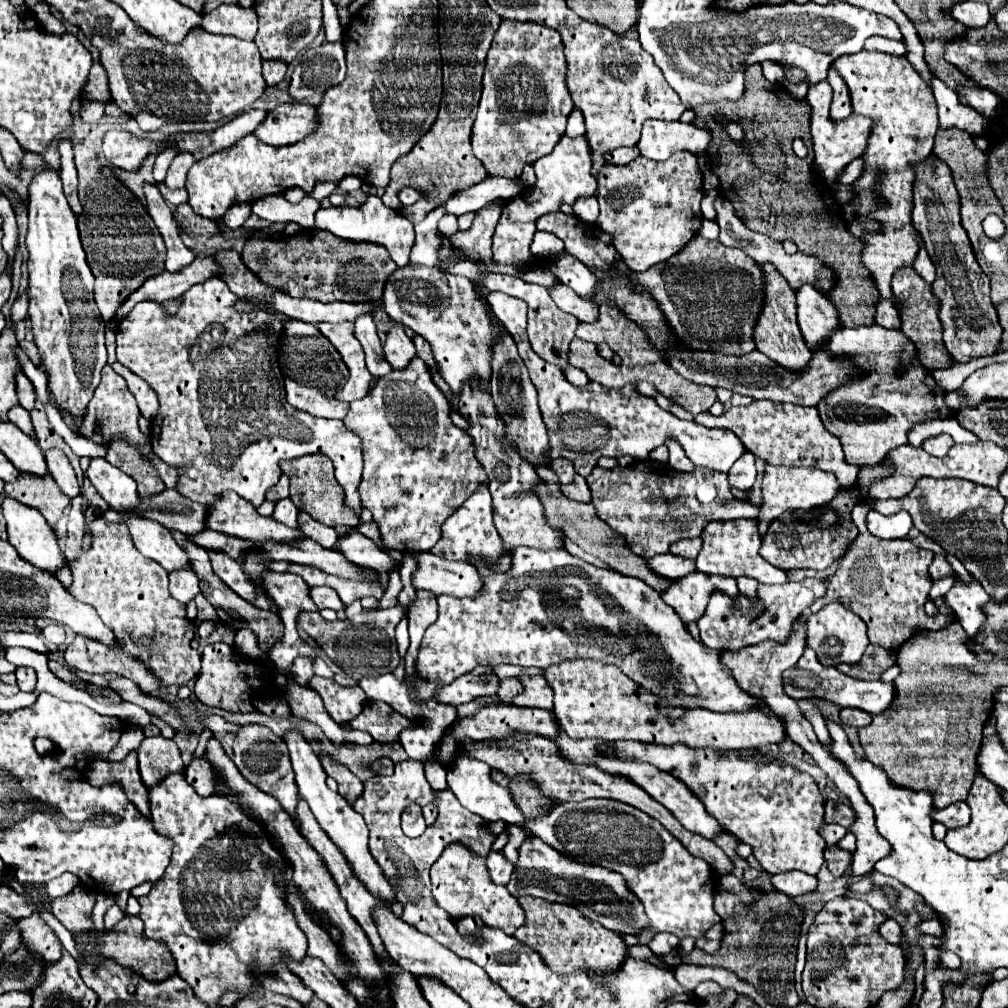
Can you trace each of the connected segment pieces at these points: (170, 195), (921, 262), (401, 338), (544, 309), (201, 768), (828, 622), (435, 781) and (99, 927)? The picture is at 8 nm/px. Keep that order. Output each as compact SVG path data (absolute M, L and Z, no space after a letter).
M161 183L159 189L161 189L161 195L163 195L167 201L171 201L171 203L175 203L175 205L187 203L187 191L169 191L169 189L165 187L165 183Z
M917 233L917 243L919 243L919 247L921 247L921 253L917 253L917 259L915 259L915 263L913 263L913 269L915 269L923 280L932 284L936 279L936 268L933 261L927 257L927 251L925 251L925 247L923 247L923 239L921 239L919 233Z
M395 325L391 329L391 333L387 335L387 341L383 345L383 353L393 369L405 369L409 365L409 361L415 357L415 345L405 335L401 325Z
M457 261L457 263L453 263L453 267L449 267L449 271L461 273L461 275L465 275L467 279L479 279L481 283L485 283L487 291L501 291L501 293L515 295L515 297L523 299L523 301L529 305L527 333L529 333L529 341L531 341L533 351L535 351L541 359L545 359L545 361L549 361L549 363L553 363L553 365L557 365L557 367L565 367L565 365L567 365L569 343L571 343L571 339L575 337L575 329L577 329L577 323L579 323L579 321L577 321L573 315L561 311L561 309L553 303L553 299L551 299L547 287L525 283L523 279L519 279L519 277L515 277L515 275L509 277L509 275L479 273L477 267L475 267L473 263L469 263L469 261Z
M193 759L187 767L187 773L185 773L187 783L193 783L193 787L199 795L211 793L211 789L213 789L211 777L213 777L213 771L211 771L207 759Z
M829 603L821 611L809 615L805 627L807 627L807 647L811 647L817 653L817 659L823 665L833 665L833 667L839 663L853 665L863 657L863 651L869 645L867 627L863 619L841 603Z
M435 759L425 761L425 775L427 775L427 781L433 787L433 791L445 791L447 789L447 781L445 781L447 771Z
M105 893L97 895L97 903L95 903L95 909L93 909L95 931L105 931L105 927L103 927L103 915L105 915L105 911L111 905L115 905L115 895L105 895Z

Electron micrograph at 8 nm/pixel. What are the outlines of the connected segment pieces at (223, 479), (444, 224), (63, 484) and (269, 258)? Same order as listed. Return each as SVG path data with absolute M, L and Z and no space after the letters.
M207 279L205 283L197 283L193 285L187 293L185 293L185 301L179 309L179 313L175 317L167 317L163 307L159 303L153 303L153 301L143 301L143 303L137 303L135 309L123 319L119 321L117 325L117 361L123 363L125 367L129 367L135 375L139 375L143 381L147 381L147 385L157 393L159 397L159 413L155 415L153 419L153 427L151 427L151 447L153 447L153 453L169 463L171 467L177 467L177 471L181 471L179 479L177 479L177 491L191 499L191 501L199 501L203 505L209 505L209 503L215 503L223 491L229 491L233 489L237 495L241 495L243 499L247 499L253 507L259 507L263 501L265 501L265 493L279 481L279 461L281 459L295 459L299 457L301 453L303 455L311 455L311 453L323 453L327 457L333 459L335 463L335 471L337 471L337 481L339 485L345 489L345 501L347 505L357 513L361 515L361 507L359 507L359 495L357 495L357 483L361 481L361 471L363 471L363 457L361 457L361 439L349 431L345 427L343 421L333 421L333 419L319 419L319 417L313 417L309 413L303 413L299 409L293 409L287 399L285 399L285 387L283 387L283 375L281 375L281 369L279 369L279 363L277 363L277 353L275 353L275 341L281 339L281 327L285 321L289 321L285 315L281 313L267 313L263 309L257 309L257 311L251 311L251 313L239 313L233 305L237 303L237 295L233 295L229 291L229 287L225 285L225 281L221 279Z
M445 215L441 221L439 221L439 231L445 233L445 235L451 235L451 233L457 233L457 217L455 215Z
M49 449L49 451L45 451L45 459L47 459L49 473L55 479L55 483L59 485L59 489L63 493L67 493L69 497L77 497L79 495L79 483L77 483L75 471L69 465L65 453L61 449Z
M307 231L279 241L249 239L241 251L241 259L261 283L271 283L271 287L281 287L283 291L287 289L291 297L307 297L321 303L379 301L387 275L395 271L395 263L389 259L385 247L373 243L349 243L333 235L317 239L307 235Z

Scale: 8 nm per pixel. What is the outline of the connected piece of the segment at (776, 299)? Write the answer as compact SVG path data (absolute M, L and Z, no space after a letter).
M761 263L759 267L765 275L765 303L763 303L761 315L757 319L757 329L753 329L753 339L755 339L757 351L765 353L769 359L777 361L779 365L783 365L787 369L803 369L803 367L807 367L813 353L805 347L805 341L797 327L795 293L789 287L789 283L783 279L783 275L777 269L773 269L773 263Z

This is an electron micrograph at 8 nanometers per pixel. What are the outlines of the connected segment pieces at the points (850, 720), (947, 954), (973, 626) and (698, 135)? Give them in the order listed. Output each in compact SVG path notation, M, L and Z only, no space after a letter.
M841 709L841 721L843 721L843 725L847 725L847 727L859 729L859 727L869 725L871 719L873 719L873 717L871 717L869 713L861 711L861 709Z
M943 951L943 953L939 955L939 967L941 967L941 969L959 969L959 967L961 967L959 961L961 961L961 959L959 959L955 953L951 953L951 951Z
M947 555L947 561L951 563L958 582L955 582L945 595L944 603L955 612L967 635L975 635L985 621L981 607L991 597L987 595L980 582L967 572L957 557Z
M647 121L643 125L641 141L637 143L637 147L643 157L665 161L675 151L691 151L703 155L709 143L711 143L711 131L699 129L693 123Z

